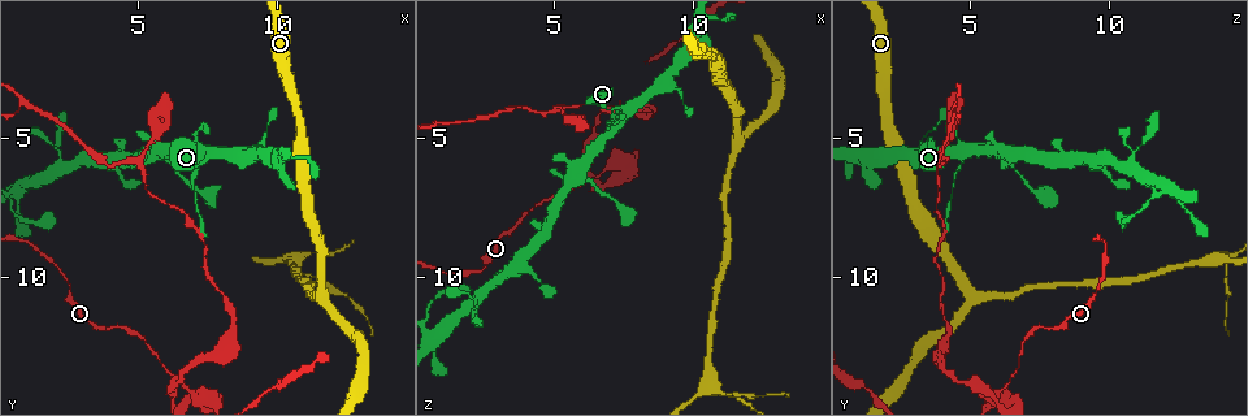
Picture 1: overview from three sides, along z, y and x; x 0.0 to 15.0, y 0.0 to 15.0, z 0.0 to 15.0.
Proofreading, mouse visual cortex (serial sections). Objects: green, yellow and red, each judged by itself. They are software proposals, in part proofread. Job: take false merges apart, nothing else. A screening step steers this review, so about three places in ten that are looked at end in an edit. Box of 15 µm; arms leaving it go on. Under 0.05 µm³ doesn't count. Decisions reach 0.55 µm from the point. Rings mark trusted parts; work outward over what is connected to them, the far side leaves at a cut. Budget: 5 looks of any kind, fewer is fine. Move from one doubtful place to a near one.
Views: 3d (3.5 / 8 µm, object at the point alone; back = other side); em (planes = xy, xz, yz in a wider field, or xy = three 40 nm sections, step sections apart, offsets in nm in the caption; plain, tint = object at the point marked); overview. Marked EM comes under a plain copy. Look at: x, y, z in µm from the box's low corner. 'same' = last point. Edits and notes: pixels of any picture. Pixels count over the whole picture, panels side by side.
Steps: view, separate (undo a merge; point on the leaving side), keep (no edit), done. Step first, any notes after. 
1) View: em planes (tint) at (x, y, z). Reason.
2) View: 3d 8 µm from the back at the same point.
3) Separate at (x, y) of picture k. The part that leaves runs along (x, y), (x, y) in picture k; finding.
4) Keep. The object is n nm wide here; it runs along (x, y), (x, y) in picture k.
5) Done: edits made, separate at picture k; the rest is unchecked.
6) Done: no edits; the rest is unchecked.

View: 3d 3.5 µm at (6.8, 14.1, 6.1). Sharp bend.

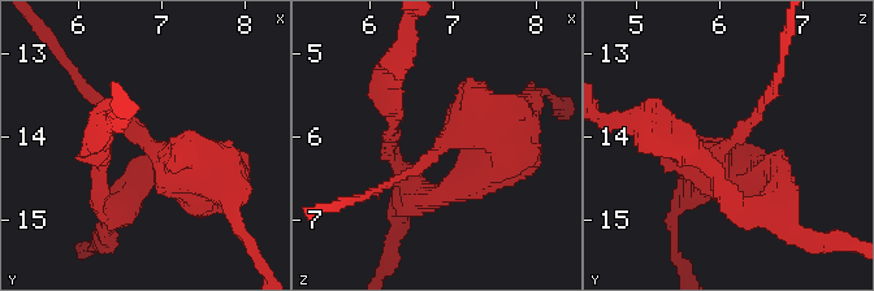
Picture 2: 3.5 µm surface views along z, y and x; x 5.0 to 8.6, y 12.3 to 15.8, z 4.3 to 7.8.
View: em xy step 1 (tint) at (6.80, 14.05, 6.15). Need the tissue.

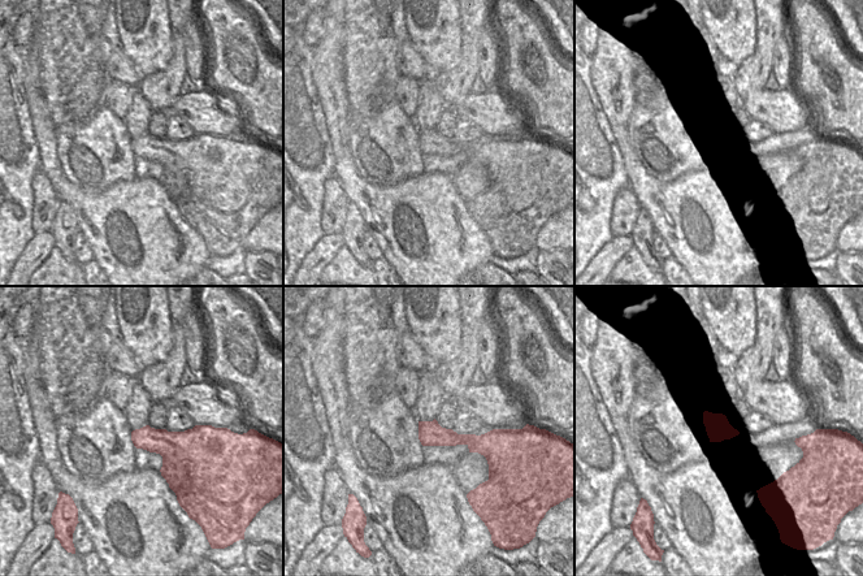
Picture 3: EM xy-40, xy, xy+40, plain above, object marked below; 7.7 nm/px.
Separate at (148, 173) of picture 2. A second cell is stuck on.

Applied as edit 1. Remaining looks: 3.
View: 3d 3.5 µm at (10.6, 9.6, 14.2).

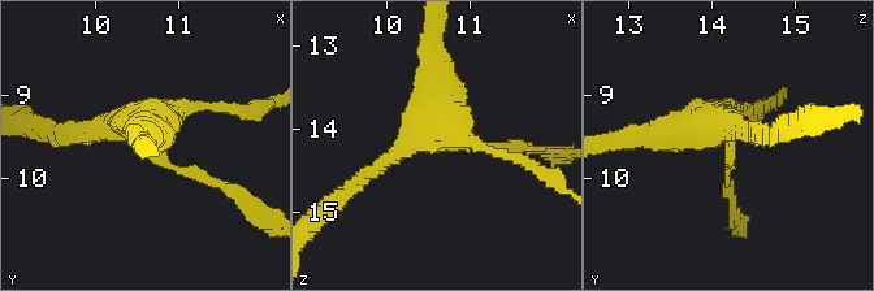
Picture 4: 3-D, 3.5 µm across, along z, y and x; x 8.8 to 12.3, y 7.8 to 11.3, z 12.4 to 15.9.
View: em xy step 5 (tint) at (10.60, 9.60, 14.25). 4 arms meet here; the arms are 100, 150, 200, 250 nm wide; shape alone is not enough.

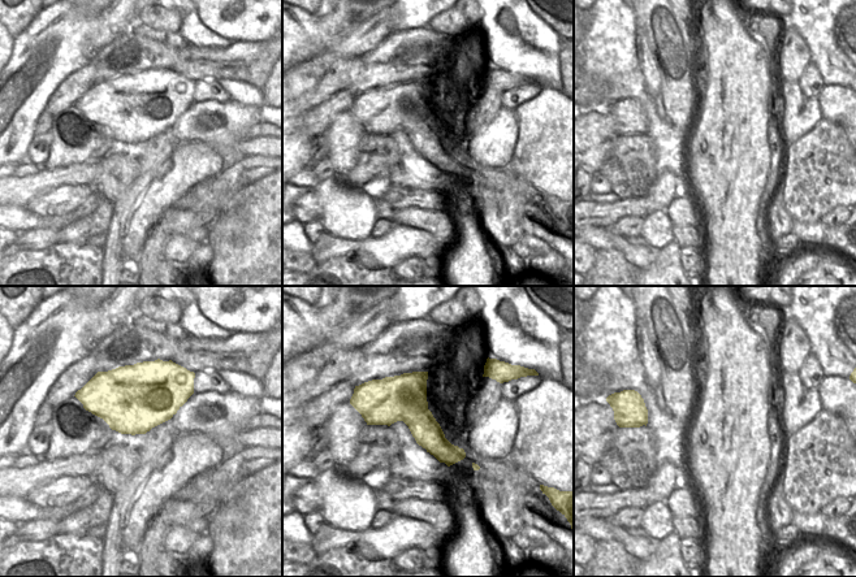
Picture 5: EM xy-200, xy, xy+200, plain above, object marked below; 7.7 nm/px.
Separate at (193, 172) of picture 4. The part that leaves runs along (730, 143), (726, 191), (732, 211) in picture 4; two cells meet here.

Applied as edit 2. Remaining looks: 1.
Done: edits made, separate at picture 2, separate at picture 4; the rest is unchecked.

